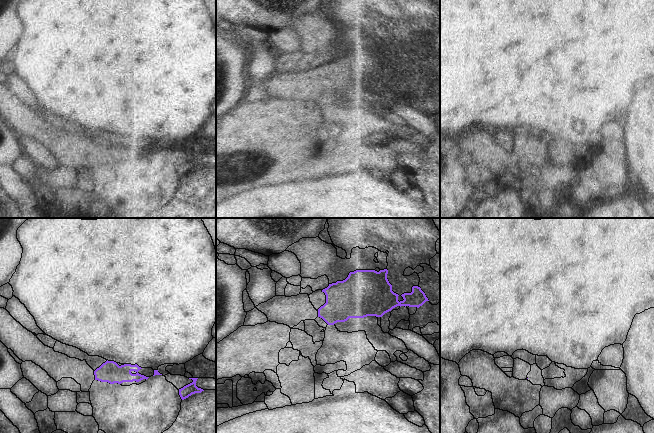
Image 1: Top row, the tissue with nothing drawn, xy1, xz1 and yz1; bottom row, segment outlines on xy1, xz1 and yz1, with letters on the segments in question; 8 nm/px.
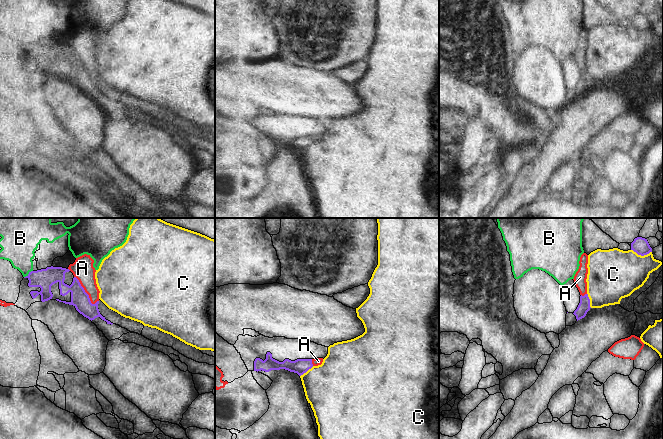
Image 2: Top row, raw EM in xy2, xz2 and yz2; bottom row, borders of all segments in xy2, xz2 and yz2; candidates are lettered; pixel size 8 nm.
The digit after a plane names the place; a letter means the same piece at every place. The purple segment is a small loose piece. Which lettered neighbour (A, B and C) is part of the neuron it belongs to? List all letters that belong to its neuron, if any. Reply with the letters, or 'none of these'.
none of these

